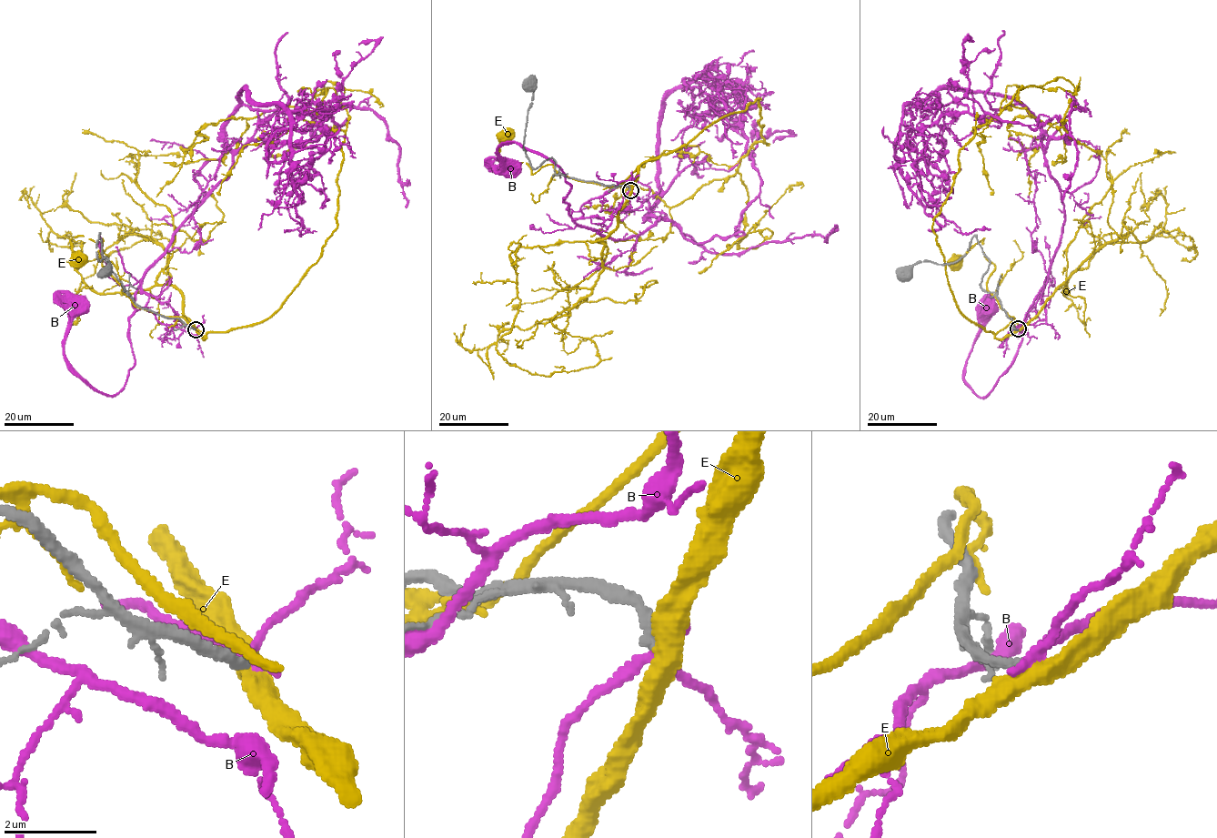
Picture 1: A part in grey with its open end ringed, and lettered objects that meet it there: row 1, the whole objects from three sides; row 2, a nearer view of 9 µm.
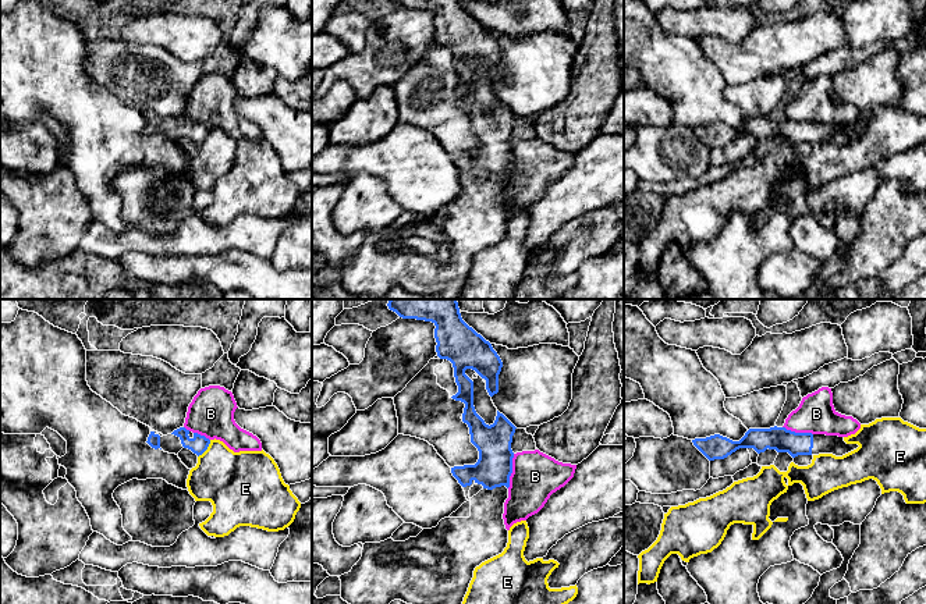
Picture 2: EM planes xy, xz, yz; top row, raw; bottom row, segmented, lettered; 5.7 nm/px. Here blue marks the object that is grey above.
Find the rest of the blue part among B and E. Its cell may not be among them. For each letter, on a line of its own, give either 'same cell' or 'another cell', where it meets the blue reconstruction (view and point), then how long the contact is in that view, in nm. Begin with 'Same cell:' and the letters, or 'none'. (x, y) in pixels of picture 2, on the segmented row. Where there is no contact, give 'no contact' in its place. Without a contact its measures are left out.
Same cell: none
B: another cell; meets blue in xz at (511, 471); contact 200 nm long
E: another cell; meets blue in xy at (206, 448); contact 130 nm long

